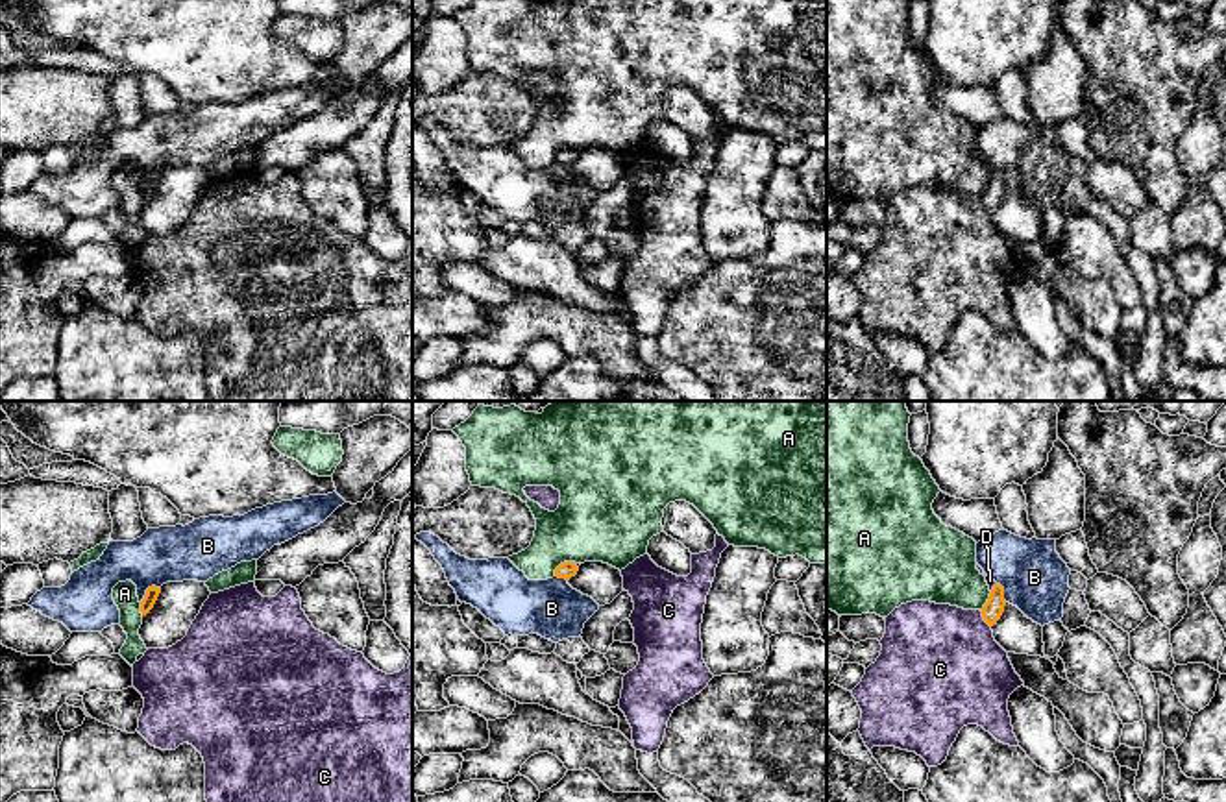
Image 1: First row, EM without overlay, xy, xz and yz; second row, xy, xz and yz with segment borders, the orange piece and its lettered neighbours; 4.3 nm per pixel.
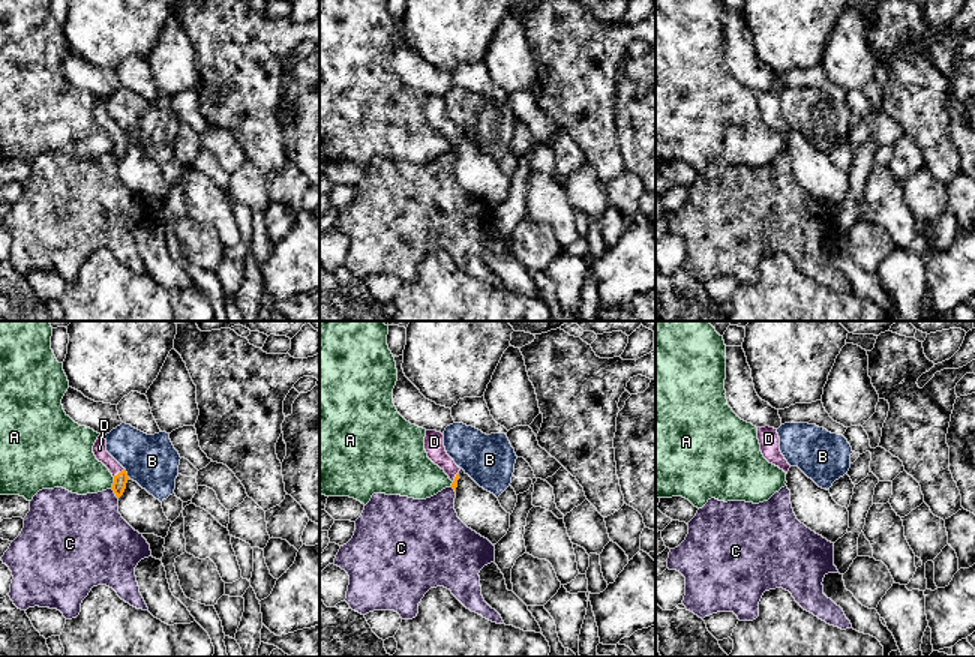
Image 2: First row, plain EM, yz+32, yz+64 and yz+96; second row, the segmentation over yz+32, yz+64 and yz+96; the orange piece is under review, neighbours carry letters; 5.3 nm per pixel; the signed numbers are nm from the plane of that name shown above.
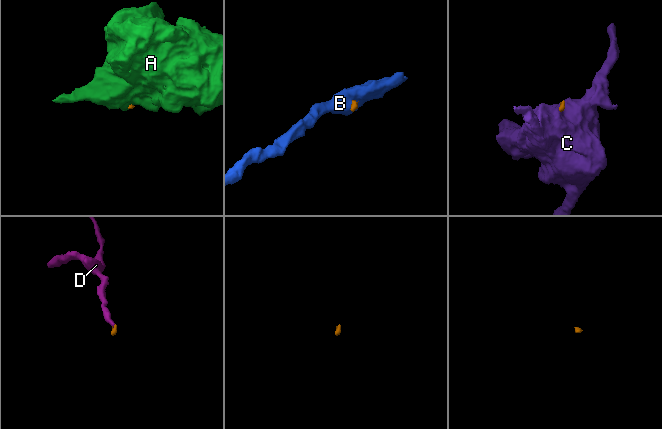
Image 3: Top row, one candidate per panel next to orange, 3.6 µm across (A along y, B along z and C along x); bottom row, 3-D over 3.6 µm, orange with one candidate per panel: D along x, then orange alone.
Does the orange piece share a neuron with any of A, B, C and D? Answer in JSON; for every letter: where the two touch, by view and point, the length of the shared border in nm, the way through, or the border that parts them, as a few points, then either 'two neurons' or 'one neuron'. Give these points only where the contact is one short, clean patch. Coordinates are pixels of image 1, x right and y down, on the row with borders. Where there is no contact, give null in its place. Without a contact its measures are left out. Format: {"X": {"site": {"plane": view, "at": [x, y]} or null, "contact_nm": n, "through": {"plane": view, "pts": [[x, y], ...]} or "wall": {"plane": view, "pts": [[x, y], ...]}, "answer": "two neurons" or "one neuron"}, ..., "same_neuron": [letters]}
{"A": {"site": {"plane": "xz", "at": [561, 564]}, "contact_nm": 110, "wall": {"plane": "xz", "pts": [[572, 560], [564, 560], [553, 575]]}, "answer": "two neurons"}, "B": {"site": {"plane": "xy", "at": [147, 590]}, "contact_nm": 120, "wall": {"plane": "xy", "pts": [[159, 586], [150, 586], [141, 603]]}, "answer": "two neurons"}, "C": {"site": {"plane": "yz", "at": [984, 619]}, "contact_nm": 90, "wall": {"plane": "yz", "pts": [[979, 610], [990, 627]]}, "answer": "two neurons"}, "D": {"site": {"plane": "yz", "at": [993, 586]}, "contact_nm": 50, "through": {"plane": "yz", "pts": [[993, 608], [993, 586], [990, 581]]}, "answer": "one neuron"}, "same_neuron": ["D"]}

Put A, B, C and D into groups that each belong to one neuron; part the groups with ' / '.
A / B / C / D

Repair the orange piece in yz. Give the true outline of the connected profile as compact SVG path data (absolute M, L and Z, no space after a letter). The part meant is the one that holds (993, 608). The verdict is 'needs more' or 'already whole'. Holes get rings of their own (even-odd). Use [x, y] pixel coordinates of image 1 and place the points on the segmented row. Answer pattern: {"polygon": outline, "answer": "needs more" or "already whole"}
{"polygon": "M976 564L976 569L980 571L980 575L986 577L986 582L991 591L987 602L984 604L984 608L980 612L982 612L984 621L989 626L993 626L1000 619L1004 606L1006 606L1004 588L1000 584L997 584L991 577L987 577L978 564Z", "answer": "needs more"}

